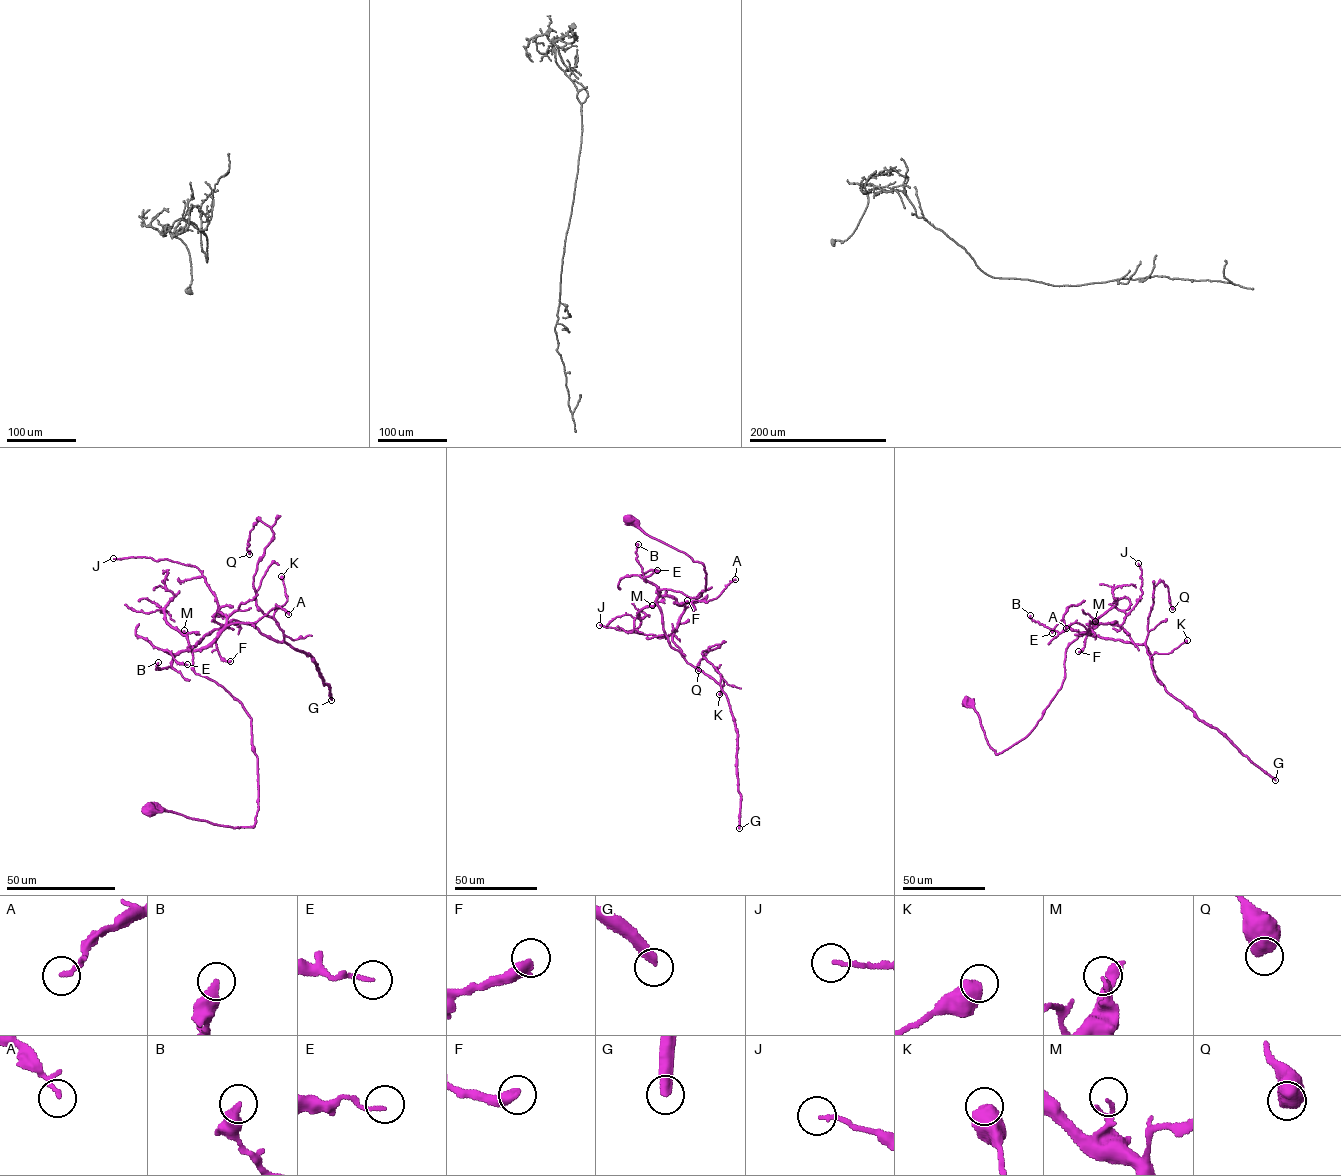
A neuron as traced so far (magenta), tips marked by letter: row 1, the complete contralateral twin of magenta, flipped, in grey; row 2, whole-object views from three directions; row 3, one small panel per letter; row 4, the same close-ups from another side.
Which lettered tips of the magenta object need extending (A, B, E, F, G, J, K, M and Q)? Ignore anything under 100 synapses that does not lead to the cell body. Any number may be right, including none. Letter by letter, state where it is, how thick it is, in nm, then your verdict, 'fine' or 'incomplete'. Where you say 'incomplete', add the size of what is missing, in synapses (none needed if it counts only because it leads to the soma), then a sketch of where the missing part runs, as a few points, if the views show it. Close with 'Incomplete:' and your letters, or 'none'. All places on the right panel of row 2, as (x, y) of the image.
A: at (1066, 628); 120 nm thick; fine
B: at (1030, 615); 440 nm thick; fine
E: at (1052, 633); 150 nm thick; fine
F: at (1078, 651); 420 nm thick; fine
G: at (1275, 780); 400 nm thick; incomplete; about 250 synapses
J: at (1138, 563); 150 nm thick; fine
K: at (1187, 640); 700 nm thick; fine
M: at (1095, 621); 80 nm thick; fine
Q: at (1172, 609); 650 nm thick; fine
Incomplete: G

